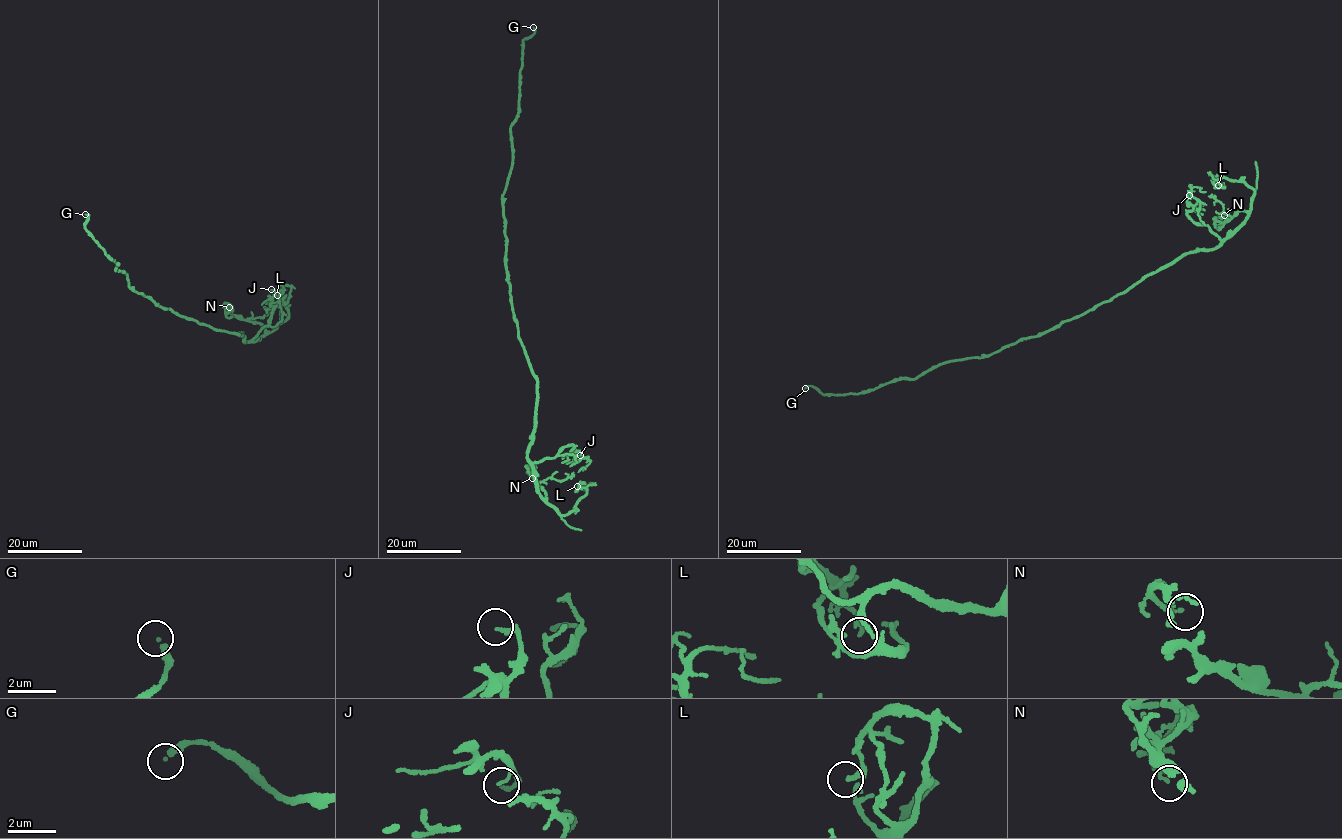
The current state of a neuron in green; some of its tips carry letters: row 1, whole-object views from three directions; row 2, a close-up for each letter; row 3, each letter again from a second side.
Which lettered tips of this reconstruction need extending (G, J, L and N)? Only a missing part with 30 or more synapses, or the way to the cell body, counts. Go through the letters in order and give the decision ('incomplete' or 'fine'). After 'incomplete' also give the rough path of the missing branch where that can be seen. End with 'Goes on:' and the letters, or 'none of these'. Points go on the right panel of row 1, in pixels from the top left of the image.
G: incomplete | (805, 388), (798, 400), (777, 370), (763, 288), (823, 181), (833, 107), (807, 85), (816, 36), (820, 67)
J: fine
L: fine
N: fine
Goes on: G

